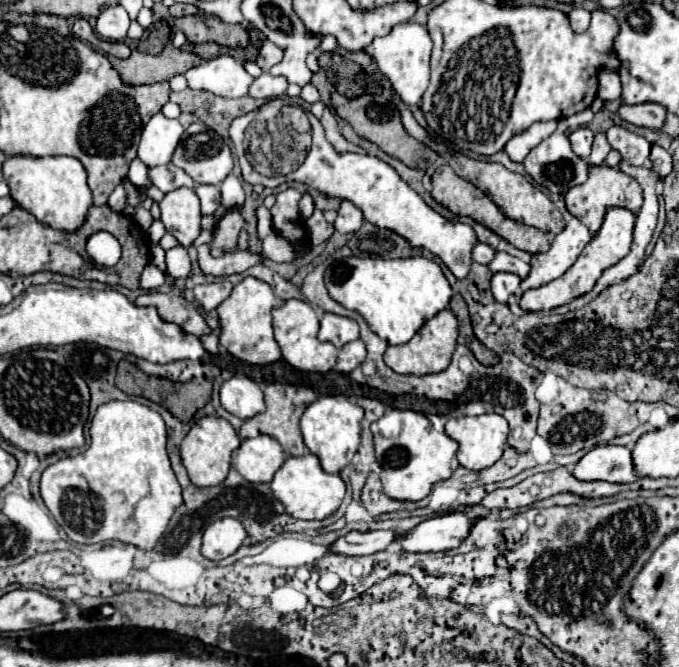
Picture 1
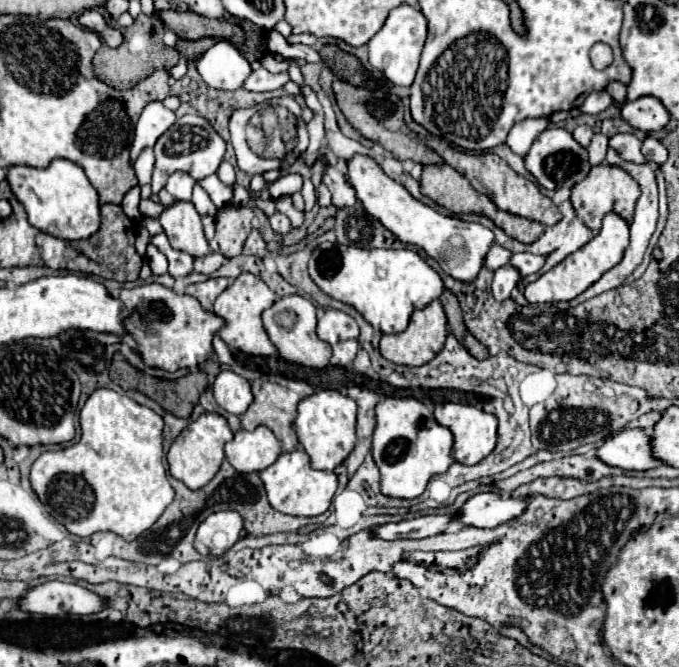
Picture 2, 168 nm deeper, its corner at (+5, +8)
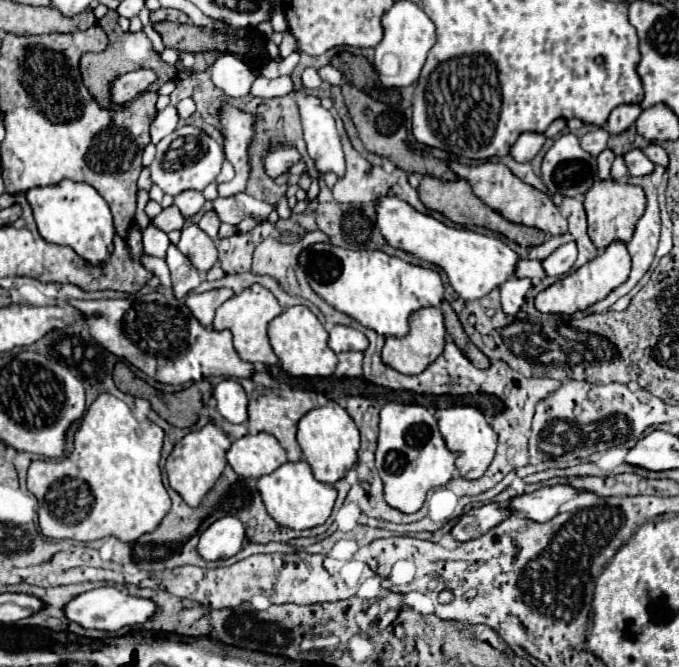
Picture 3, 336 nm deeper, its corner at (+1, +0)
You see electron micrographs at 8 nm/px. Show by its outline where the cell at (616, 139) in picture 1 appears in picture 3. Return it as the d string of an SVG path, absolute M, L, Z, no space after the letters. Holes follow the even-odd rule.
M632 149L624 153L624 161L628 165L630 175L648 175L654 169L654 163L640 149Z

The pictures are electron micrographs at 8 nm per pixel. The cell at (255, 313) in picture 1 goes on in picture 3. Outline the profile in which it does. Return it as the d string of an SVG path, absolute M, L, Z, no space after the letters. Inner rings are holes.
M254 283L248 289L244 289L240 295L234 295L232 299L224 301L218 309L216 309L216 317L214 317L214 329L222 331L222 329L230 329L234 335L234 349L240 355L240 359L248 361L248 363L262 363L262 365L278 365L278 357L268 341L266 335L266 327L268 323L282 313L282 307L278 303L278 299L262 285Z

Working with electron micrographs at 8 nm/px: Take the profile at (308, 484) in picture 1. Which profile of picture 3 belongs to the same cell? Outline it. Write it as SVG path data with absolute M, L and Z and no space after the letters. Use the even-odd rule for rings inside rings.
M304 459L296 463L288 461L280 465L274 473L260 477L258 491L262 493L262 501L270 517L274 517L274 521L278 521L282 527L288 527L288 529L312 529L326 523L338 495L332 485L320 483L314 479L312 469Z

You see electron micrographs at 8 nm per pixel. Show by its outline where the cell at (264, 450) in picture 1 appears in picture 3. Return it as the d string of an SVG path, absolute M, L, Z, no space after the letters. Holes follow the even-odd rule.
M258 433L258 435L244 435L236 439L226 453L228 465L240 477L262 477L270 475L282 463L286 463L286 451L280 447L274 435Z

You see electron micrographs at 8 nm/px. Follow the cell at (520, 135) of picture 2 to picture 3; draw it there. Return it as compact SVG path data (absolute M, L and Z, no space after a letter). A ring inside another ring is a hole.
M522 133L518 141L512 145L510 155L516 161L532 161L532 157L542 149L546 137L542 133Z

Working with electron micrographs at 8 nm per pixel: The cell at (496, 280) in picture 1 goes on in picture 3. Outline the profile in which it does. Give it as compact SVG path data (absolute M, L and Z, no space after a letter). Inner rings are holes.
M508 279L506 283L500 285L500 303L502 303L502 311L506 315L514 315L518 313L520 305L526 299L528 289L532 287L530 279Z

